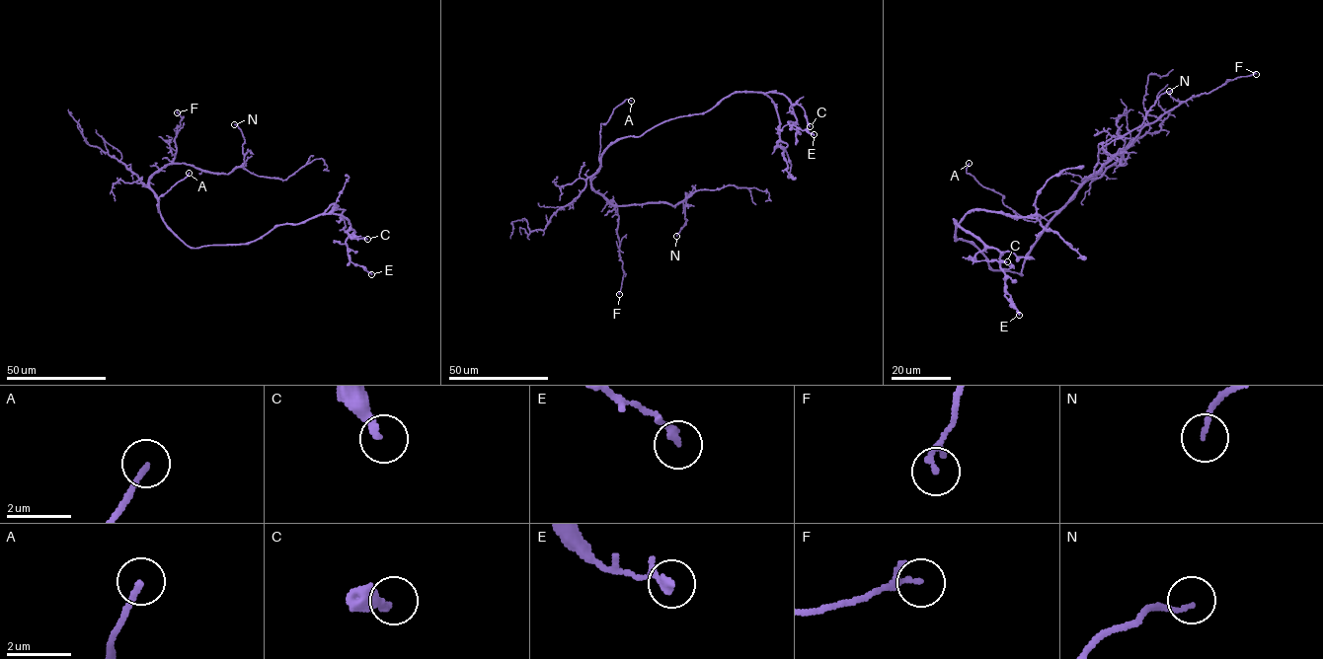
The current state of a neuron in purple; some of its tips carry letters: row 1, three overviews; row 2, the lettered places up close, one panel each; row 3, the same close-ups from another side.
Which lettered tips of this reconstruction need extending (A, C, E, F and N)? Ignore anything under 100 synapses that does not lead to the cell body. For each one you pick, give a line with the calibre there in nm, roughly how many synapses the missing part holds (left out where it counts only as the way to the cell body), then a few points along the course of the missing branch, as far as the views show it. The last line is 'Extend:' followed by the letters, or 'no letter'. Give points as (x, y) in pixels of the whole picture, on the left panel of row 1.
A: 180 nm | (189, 173), (195, 168), (200, 171), (203, 185)
Extend: A

